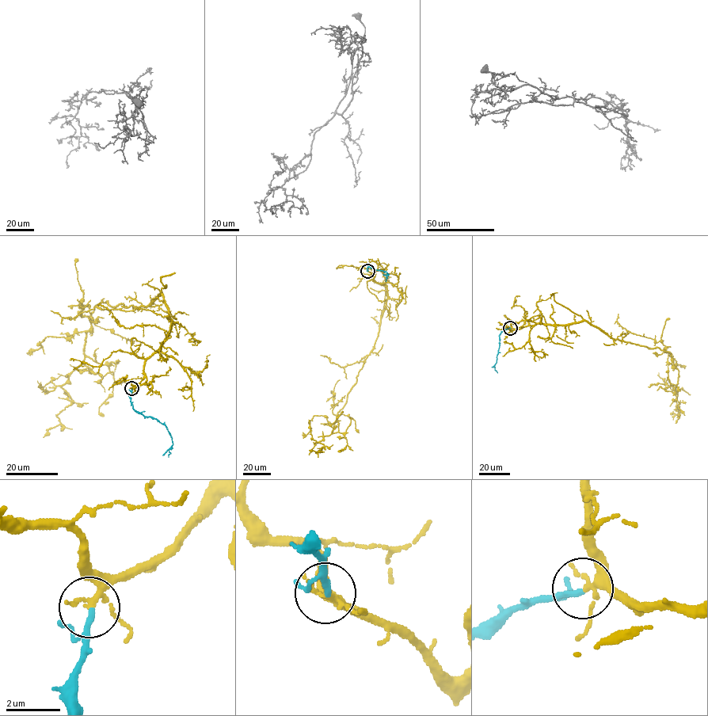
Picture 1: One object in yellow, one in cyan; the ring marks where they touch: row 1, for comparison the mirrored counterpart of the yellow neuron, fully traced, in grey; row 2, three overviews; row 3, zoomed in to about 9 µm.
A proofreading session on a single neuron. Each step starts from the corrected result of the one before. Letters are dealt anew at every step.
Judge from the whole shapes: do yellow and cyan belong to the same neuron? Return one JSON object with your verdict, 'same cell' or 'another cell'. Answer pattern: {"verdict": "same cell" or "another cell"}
{"verdict": "same cell"}

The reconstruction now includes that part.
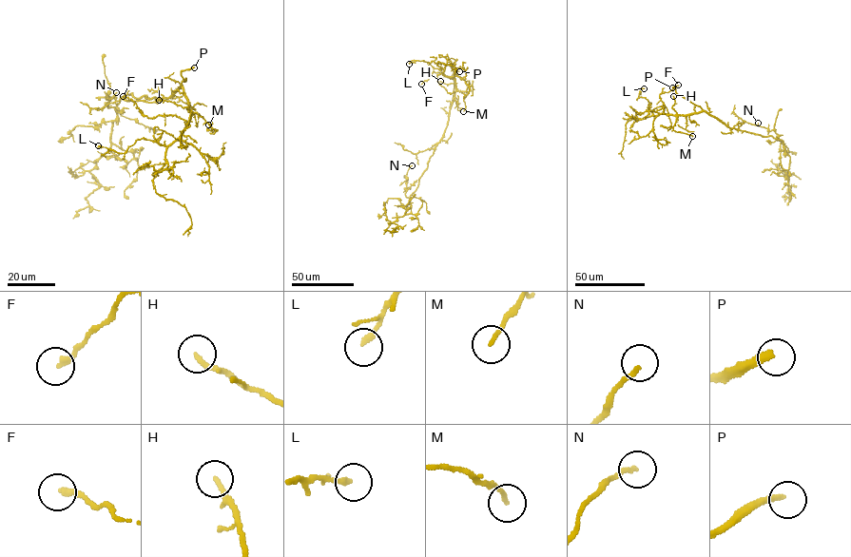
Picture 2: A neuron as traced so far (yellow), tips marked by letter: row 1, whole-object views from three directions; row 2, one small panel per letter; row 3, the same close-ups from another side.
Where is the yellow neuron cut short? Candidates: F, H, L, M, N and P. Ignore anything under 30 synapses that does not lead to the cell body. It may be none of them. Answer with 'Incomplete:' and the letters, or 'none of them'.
Incomplete: H, P

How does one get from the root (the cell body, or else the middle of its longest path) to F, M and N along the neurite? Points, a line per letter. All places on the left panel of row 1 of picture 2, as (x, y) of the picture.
F: (166, 98), (182, 86), (190, 111), (189, 122), (171, 115), (149, 118), (141, 113), (133, 101), (123, 96)
M: (166, 98), (182, 86), (188, 109), (202, 116), (212, 129), (207, 129), (212, 123), (208, 124)
N: (166, 98), (128, 94), (108, 107), (106, 94), (108, 100), (116, 92)

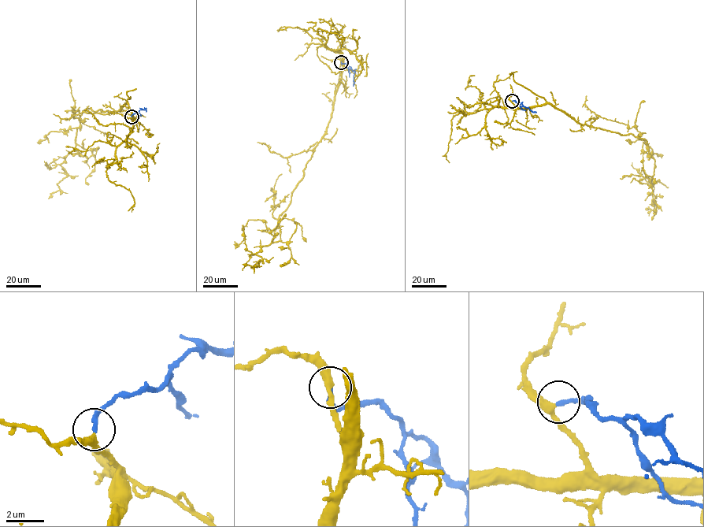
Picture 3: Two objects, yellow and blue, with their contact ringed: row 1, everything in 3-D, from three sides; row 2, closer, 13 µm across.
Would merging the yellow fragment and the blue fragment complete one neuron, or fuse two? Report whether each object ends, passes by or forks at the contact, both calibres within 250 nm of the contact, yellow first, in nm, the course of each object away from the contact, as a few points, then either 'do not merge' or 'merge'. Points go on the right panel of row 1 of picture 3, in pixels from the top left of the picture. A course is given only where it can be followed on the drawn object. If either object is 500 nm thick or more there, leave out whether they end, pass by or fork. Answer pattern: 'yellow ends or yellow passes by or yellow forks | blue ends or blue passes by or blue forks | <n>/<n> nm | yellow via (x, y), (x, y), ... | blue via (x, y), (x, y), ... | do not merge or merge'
yellow passes by | blue ends | 320/240 nm | yellow via (512, 101), (520, 108), (550, 104), (576, 122), (644, 139), (649, 157), (655, 161), (654, 208), (645, 209) | blue via (512, 101), (520, 102), (536, 112) | merge

